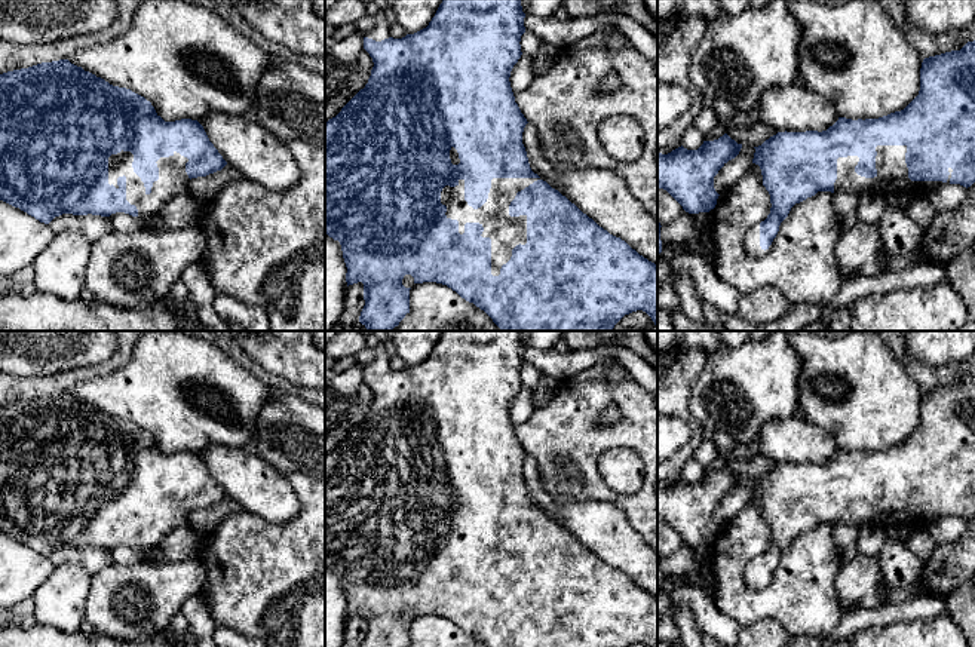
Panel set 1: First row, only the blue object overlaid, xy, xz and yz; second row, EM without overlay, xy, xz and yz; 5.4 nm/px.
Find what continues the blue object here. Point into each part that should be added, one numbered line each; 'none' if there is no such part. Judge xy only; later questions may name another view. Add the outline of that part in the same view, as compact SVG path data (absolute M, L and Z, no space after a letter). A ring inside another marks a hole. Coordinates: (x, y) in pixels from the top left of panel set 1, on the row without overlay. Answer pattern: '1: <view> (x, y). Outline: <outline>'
1: xy (172, 512). Outline: M120 484L108 490L108 516L117 518L119 509L126 509L126 533L135 537L138 549L153 549L157 546L174 528L187 524L190 510L186 505L187 490L174 484L169 490L160 490L156 496L159 500L159 512L153 515L151 525L145 525L144 515L134 505L134 487L131 484Z

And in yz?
1: yz (892, 506). Outline: M877 478L876 479L876 502L874 510L865 510L855 505L859 494L858 488L837 491L837 512L834 524L849 524L858 528L865 525L896 525L896 527L920 527L929 522L950 516L953 502L948 500L948 512L942 513L911 513L905 496L907 478Z

